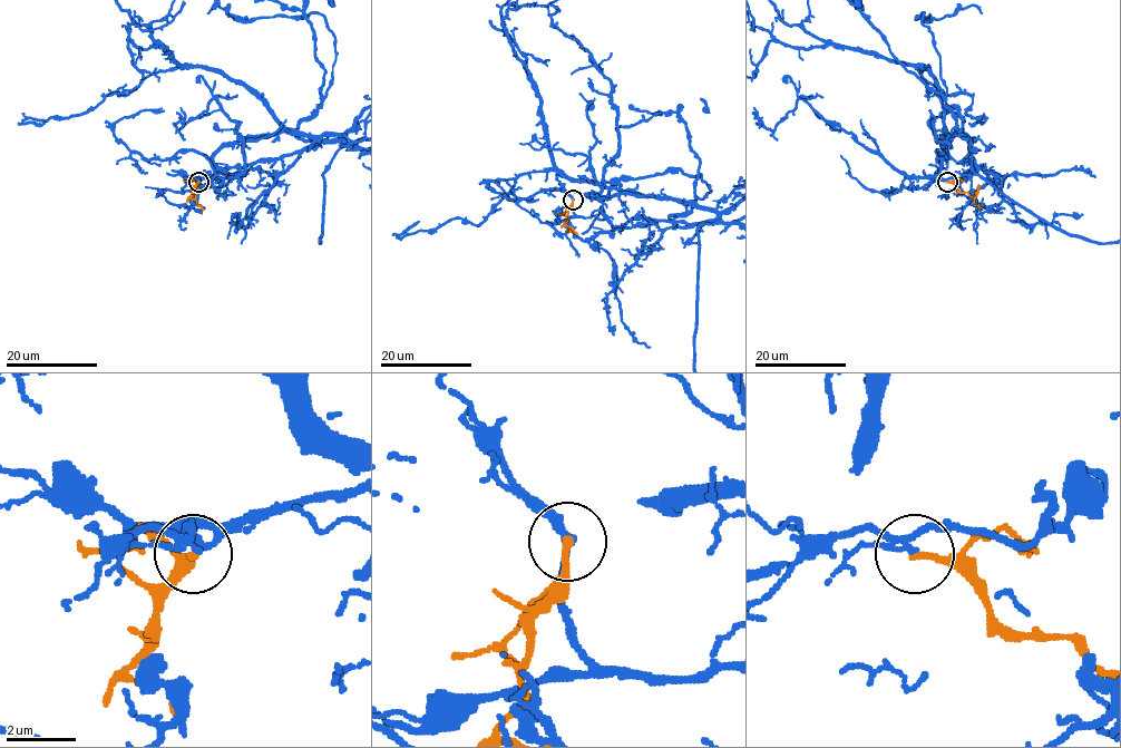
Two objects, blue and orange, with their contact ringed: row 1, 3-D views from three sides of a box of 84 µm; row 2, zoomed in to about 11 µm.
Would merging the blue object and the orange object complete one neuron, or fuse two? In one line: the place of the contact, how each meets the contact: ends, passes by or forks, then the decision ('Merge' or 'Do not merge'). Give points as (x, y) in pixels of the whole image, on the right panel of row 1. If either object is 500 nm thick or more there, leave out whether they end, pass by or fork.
Place: (947, 182). At the ring blue passes by. At the ring orange ends. Do not merge

